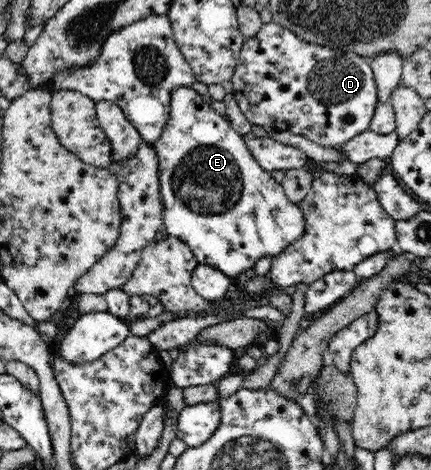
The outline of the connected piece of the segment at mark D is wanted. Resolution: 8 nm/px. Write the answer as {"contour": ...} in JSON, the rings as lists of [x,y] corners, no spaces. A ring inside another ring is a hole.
{"contour":[[[270,22],[263,25],[253,39],[244,41],[231,79],[231,95],[251,125],[291,131],[321,146],[339,147],[370,127],[378,107],[377,86],[369,63],[354,53],[305,43],[292,31]]]}

